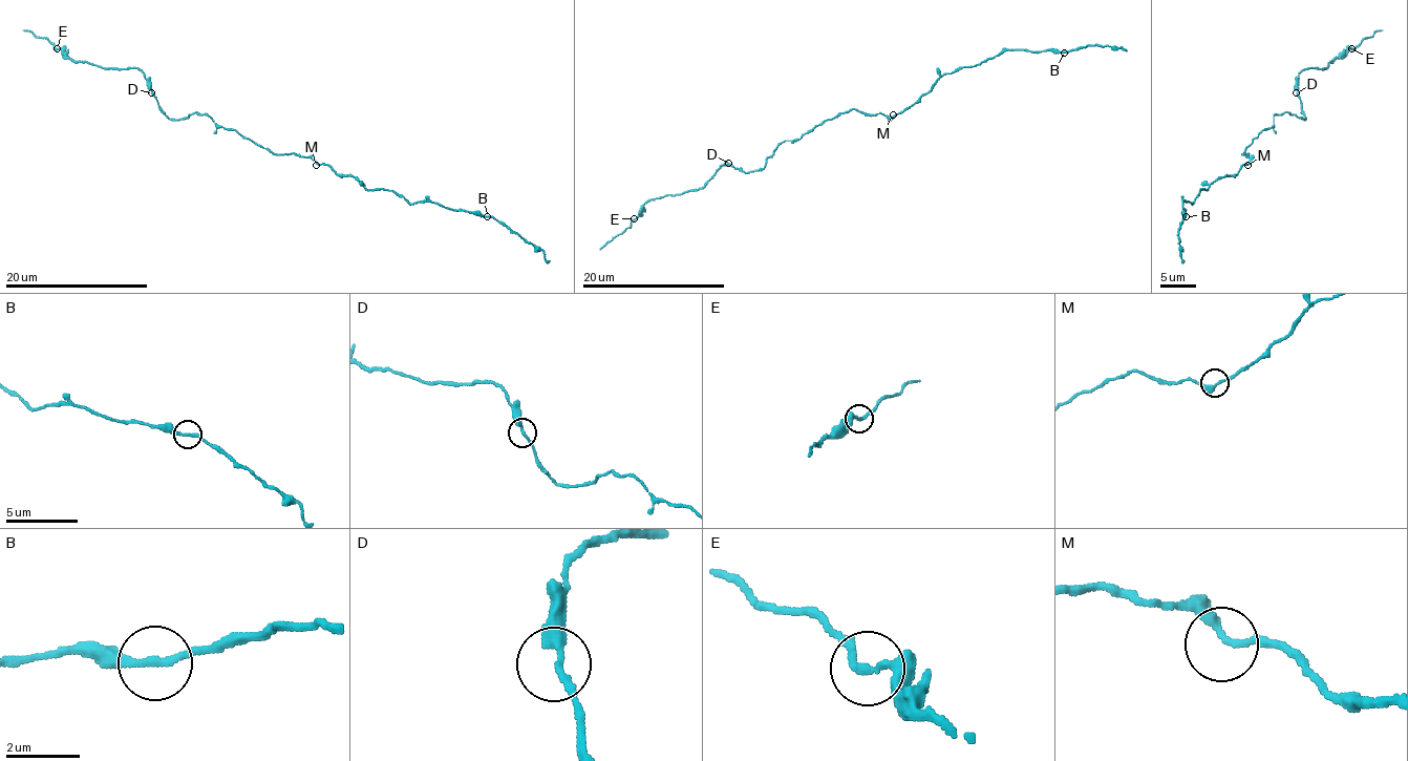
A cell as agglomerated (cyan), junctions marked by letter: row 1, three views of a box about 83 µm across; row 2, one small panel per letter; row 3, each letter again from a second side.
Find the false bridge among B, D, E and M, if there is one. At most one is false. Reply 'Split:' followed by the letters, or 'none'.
Split: none

